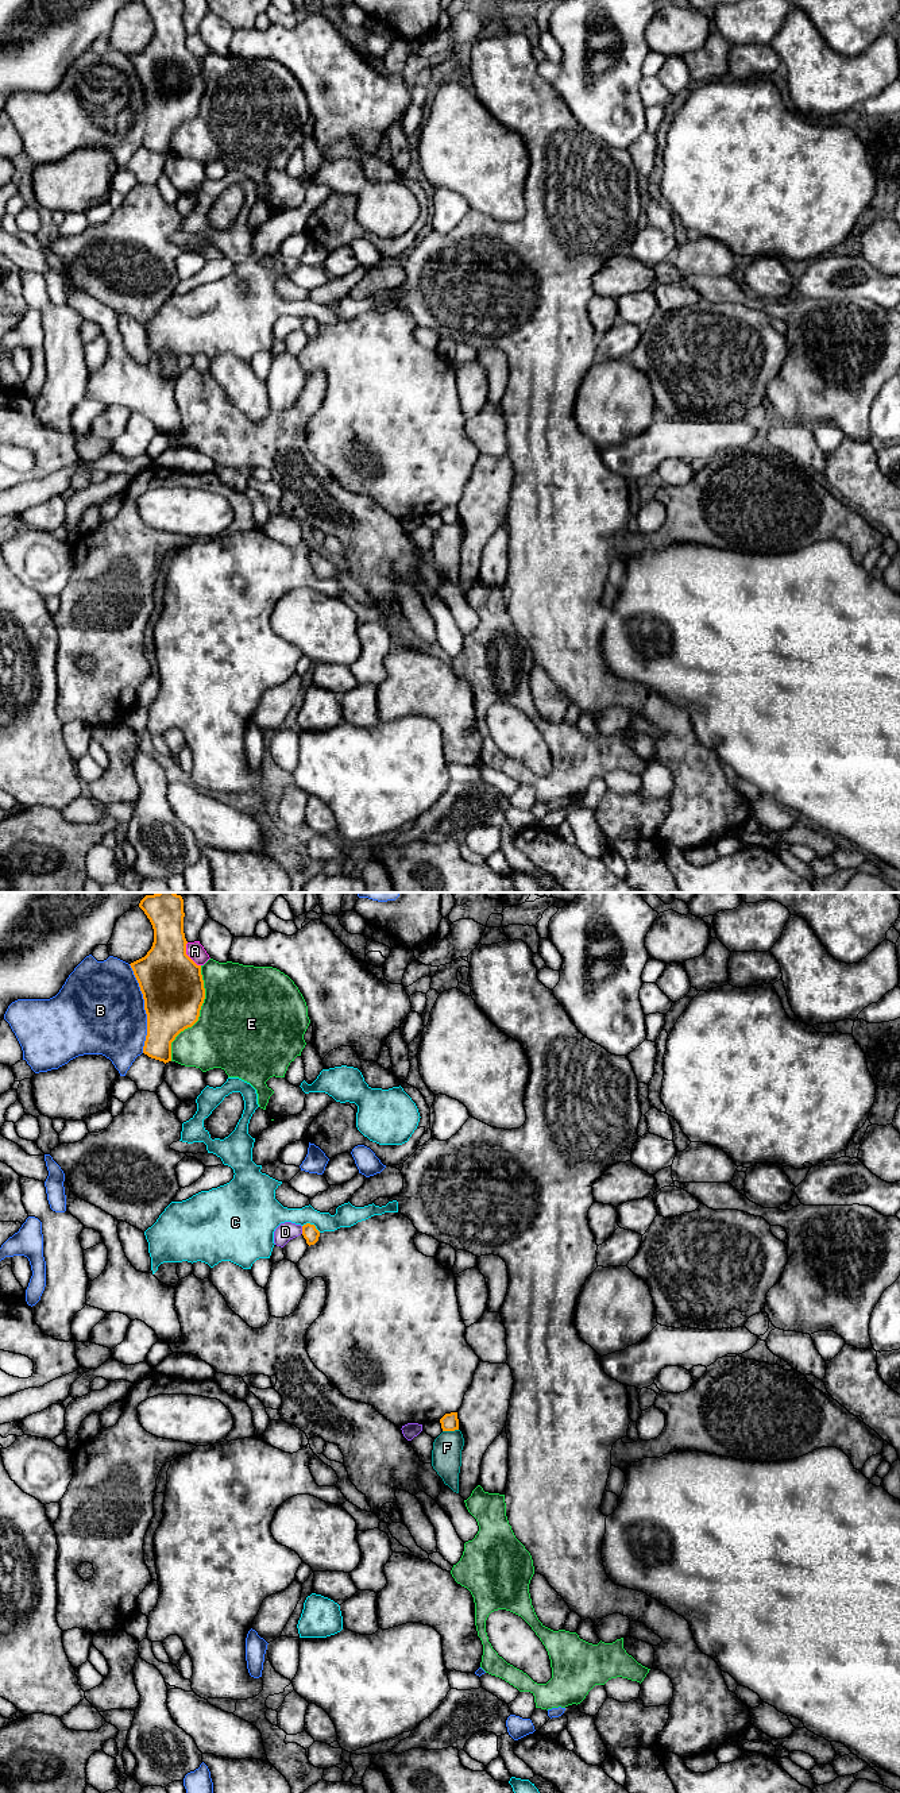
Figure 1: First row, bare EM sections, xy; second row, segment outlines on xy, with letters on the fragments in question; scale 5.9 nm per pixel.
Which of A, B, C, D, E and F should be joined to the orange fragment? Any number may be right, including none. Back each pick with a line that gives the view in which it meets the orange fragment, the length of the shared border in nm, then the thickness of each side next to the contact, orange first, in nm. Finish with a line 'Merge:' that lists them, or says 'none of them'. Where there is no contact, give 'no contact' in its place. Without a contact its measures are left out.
Merge: none of them

